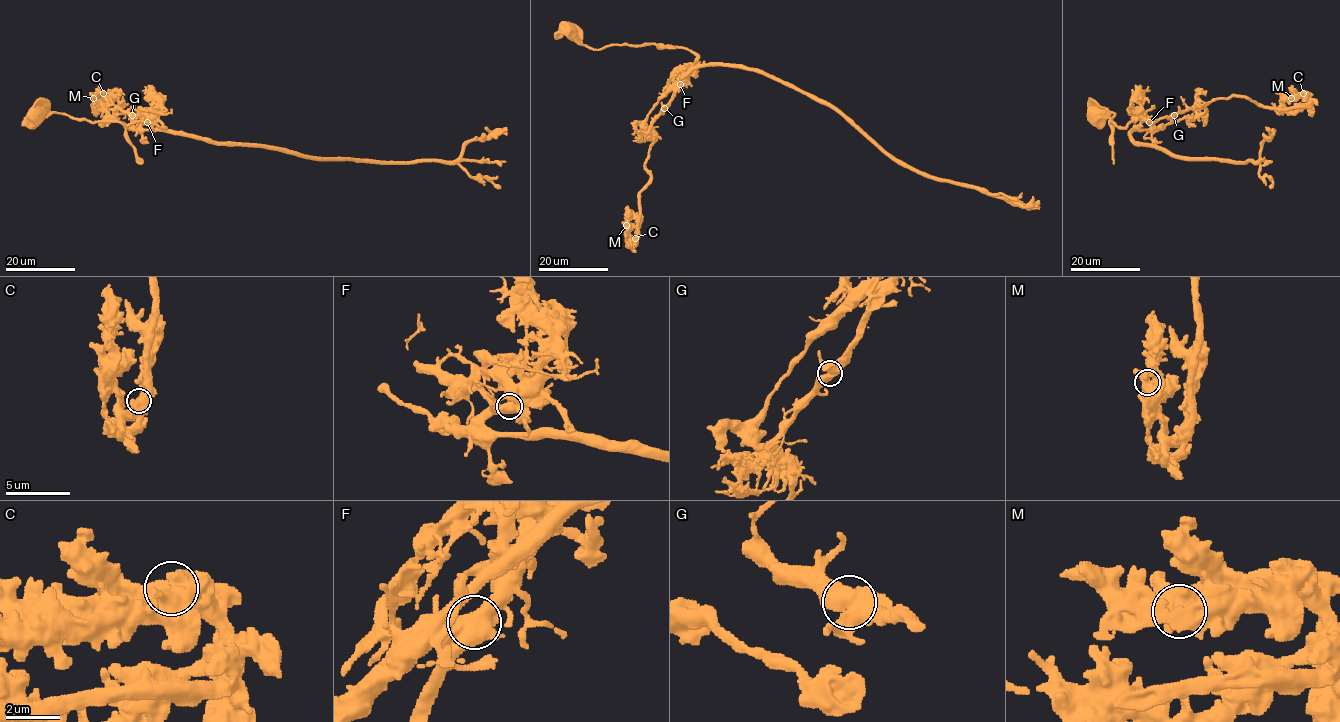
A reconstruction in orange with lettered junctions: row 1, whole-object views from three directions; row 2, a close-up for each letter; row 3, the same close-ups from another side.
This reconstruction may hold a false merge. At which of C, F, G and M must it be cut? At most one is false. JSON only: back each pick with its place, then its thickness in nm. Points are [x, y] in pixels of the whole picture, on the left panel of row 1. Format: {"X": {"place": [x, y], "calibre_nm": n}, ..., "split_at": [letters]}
{"F": {"place": [147, 122], "calibre_nm": 800}, "split_at": ["F"]}

